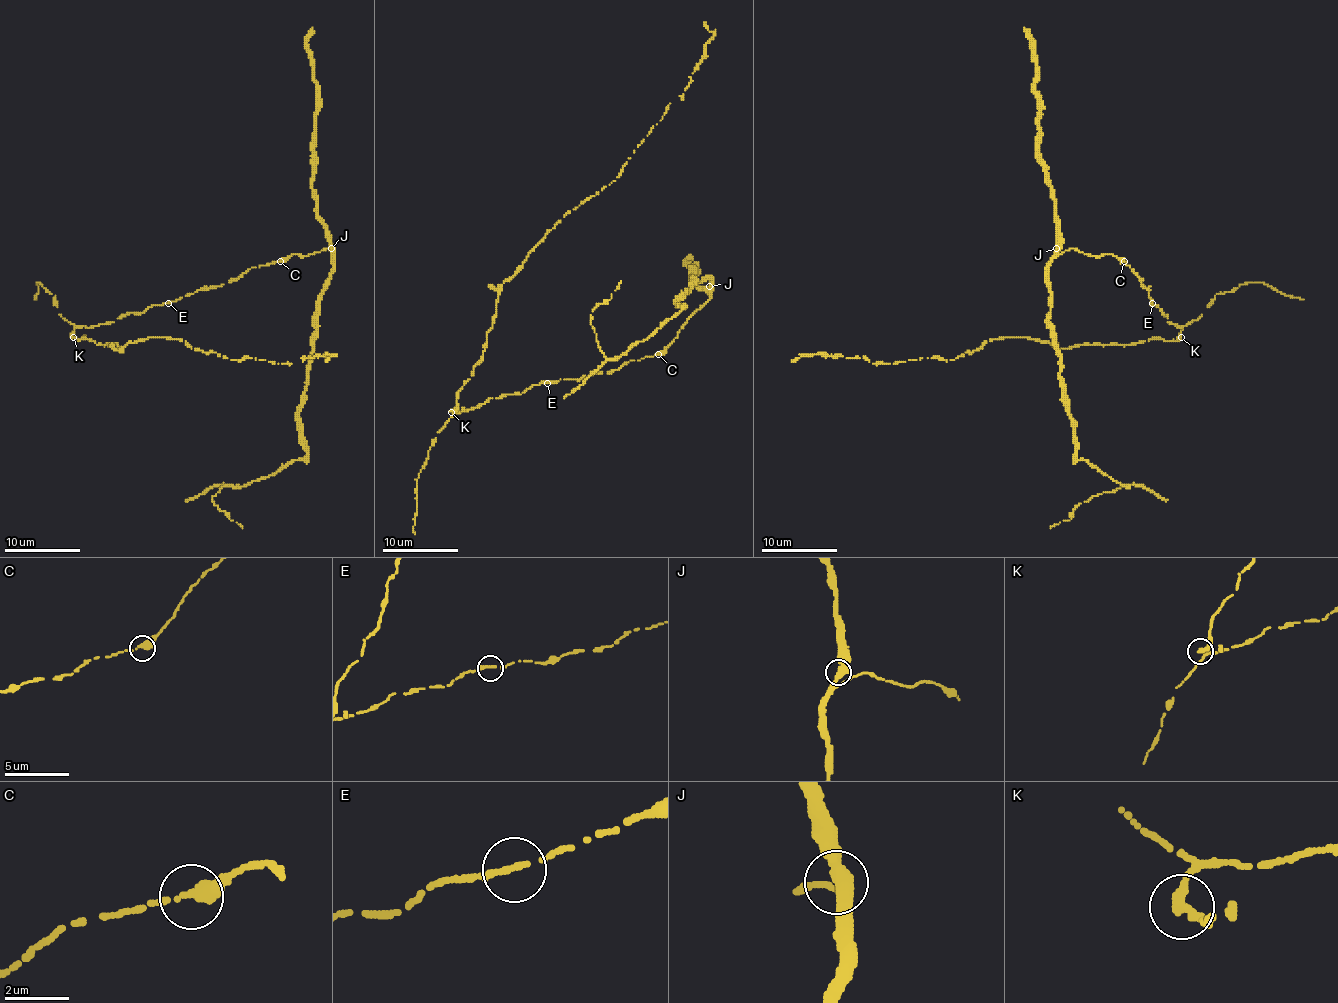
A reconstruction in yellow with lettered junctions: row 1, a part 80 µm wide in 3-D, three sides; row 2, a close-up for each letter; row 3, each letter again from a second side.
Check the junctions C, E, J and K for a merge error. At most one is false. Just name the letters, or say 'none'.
K

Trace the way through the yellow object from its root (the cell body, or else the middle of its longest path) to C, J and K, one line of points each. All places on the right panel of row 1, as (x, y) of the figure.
C: (1150, 301), (1149, 290), (1124, 261)
J: (1150, 301), (1149, 290), (1141, 284), (1130, 265), (1115, 256), (1090, 256), (1073, 248), (1064, 252), (1056, 248)
K: (1150, 301), (1167, 316), (1167, 322), (1181, 326), (1181, 337)

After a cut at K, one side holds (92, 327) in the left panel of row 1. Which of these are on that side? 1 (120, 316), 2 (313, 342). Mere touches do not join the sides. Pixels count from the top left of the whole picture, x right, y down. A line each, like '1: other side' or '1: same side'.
1: same side
2: same side

